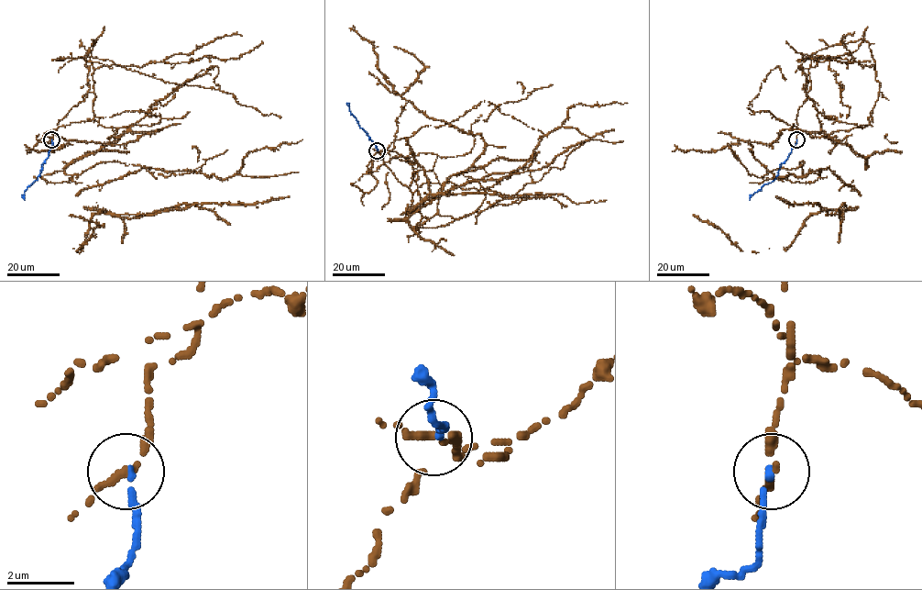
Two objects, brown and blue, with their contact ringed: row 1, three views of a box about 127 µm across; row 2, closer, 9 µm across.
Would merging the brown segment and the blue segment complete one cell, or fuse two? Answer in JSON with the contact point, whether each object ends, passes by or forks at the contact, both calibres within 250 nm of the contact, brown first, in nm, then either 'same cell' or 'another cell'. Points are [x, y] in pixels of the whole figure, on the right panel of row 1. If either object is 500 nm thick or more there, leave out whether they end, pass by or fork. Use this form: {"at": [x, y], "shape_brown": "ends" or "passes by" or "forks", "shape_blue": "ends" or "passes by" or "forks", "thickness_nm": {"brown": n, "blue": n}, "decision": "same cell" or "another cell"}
{"at": [796, 139], "shape_brown": "passes by", "shape_blue": "ends", "thickness_nm": {"brown": 200, "blue": 200}, "decision": "another cell"}

